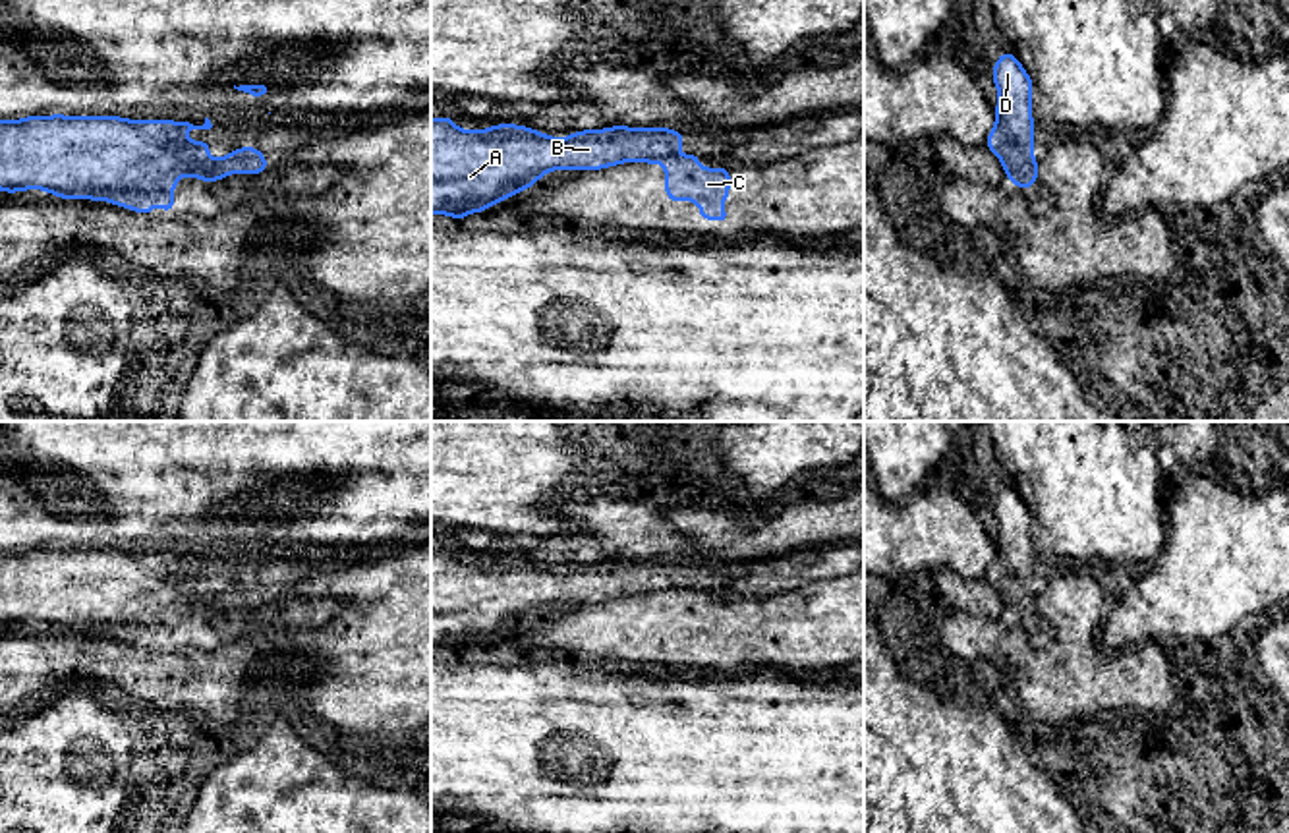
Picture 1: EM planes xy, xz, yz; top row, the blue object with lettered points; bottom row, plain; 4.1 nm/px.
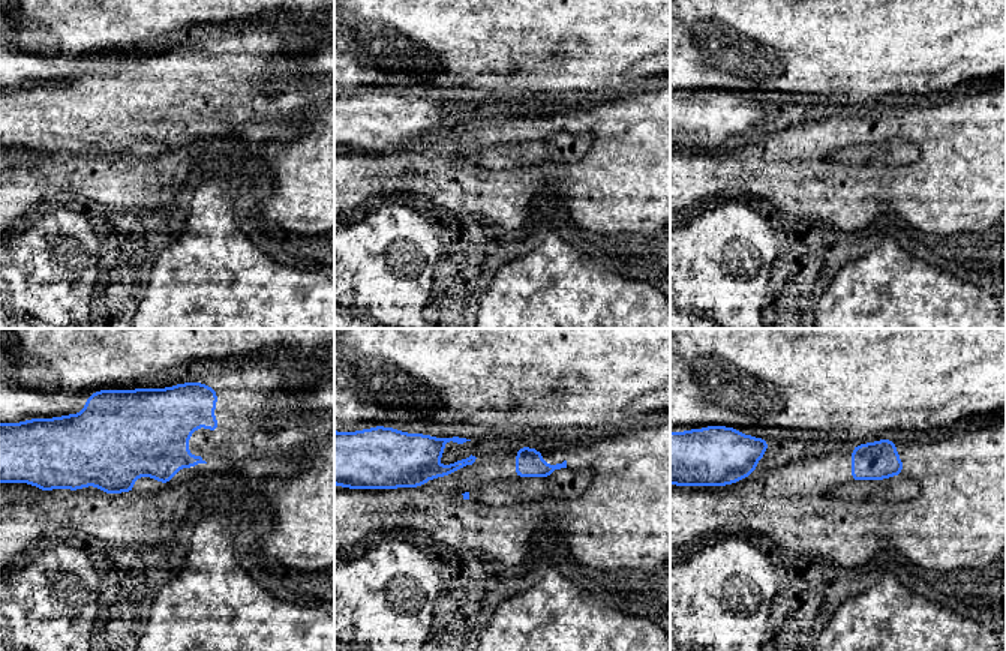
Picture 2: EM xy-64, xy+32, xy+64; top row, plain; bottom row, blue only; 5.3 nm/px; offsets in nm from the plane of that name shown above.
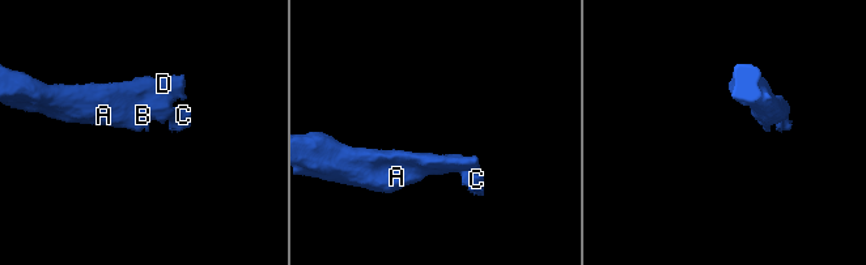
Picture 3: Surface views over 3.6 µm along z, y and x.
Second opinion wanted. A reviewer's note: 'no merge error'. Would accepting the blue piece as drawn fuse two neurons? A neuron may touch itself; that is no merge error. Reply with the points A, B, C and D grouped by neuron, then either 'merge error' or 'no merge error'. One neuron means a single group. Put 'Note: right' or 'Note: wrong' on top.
Note: wrong
A B D / C | merge error

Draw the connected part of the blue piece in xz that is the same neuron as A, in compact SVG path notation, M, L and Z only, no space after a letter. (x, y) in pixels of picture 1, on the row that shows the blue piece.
M452 116L431 118L431 215L458 222L524 191L551 170L601 170L647 162L686 143L671 128L611 126L551 137L528 126L462 129Z

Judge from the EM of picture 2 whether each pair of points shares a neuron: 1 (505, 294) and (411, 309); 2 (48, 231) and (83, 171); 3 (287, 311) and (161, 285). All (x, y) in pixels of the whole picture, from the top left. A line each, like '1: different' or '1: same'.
1: different
2: different
3: same

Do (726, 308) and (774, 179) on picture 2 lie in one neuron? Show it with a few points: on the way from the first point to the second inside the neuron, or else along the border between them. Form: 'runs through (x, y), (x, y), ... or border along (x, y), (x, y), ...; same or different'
border along (726, 204), (744, 203), (795, 216); different

